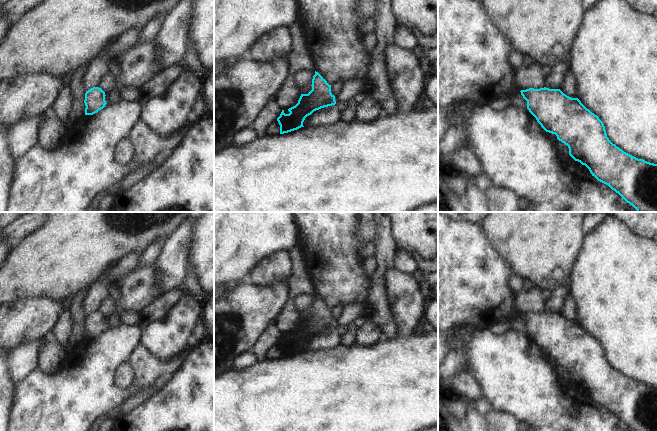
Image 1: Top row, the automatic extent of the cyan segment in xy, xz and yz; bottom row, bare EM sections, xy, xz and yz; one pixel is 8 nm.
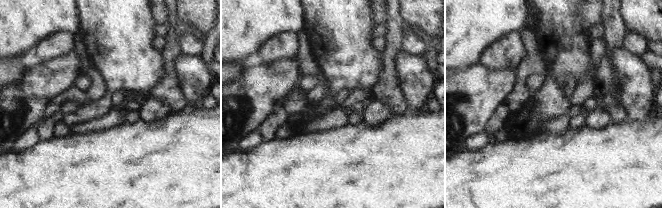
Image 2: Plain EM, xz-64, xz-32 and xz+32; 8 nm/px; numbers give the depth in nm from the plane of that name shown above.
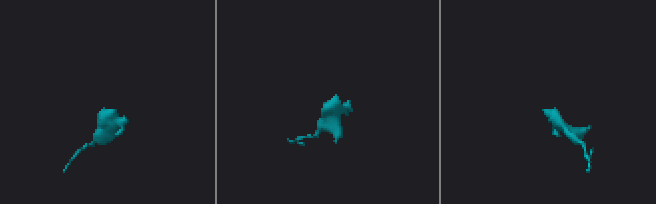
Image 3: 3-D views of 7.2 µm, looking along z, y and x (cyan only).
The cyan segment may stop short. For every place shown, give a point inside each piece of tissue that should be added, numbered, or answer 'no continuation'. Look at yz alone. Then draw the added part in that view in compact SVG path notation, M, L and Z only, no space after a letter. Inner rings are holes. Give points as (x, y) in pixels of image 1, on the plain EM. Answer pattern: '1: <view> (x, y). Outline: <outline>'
no continuation

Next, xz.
no continuation

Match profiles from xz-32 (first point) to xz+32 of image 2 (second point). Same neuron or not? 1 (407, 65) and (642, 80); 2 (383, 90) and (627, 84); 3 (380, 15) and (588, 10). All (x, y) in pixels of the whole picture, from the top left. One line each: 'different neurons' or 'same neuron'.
1: same neuron
2: different neurons
3: same neuron

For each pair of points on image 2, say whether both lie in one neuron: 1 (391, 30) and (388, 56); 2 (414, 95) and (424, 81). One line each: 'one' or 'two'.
1: one
2: one

